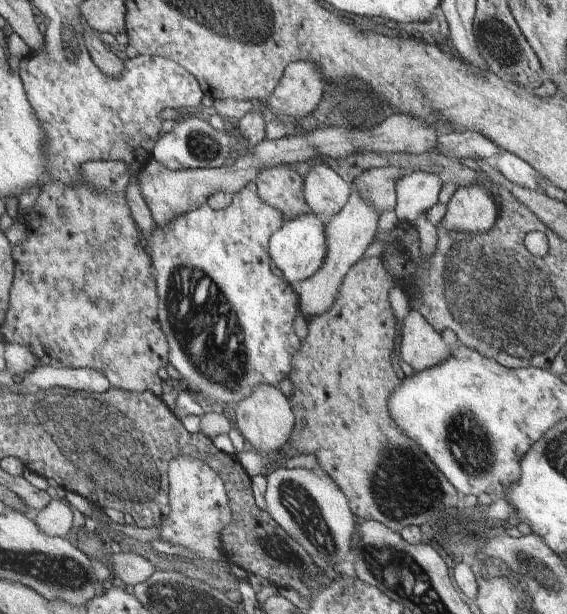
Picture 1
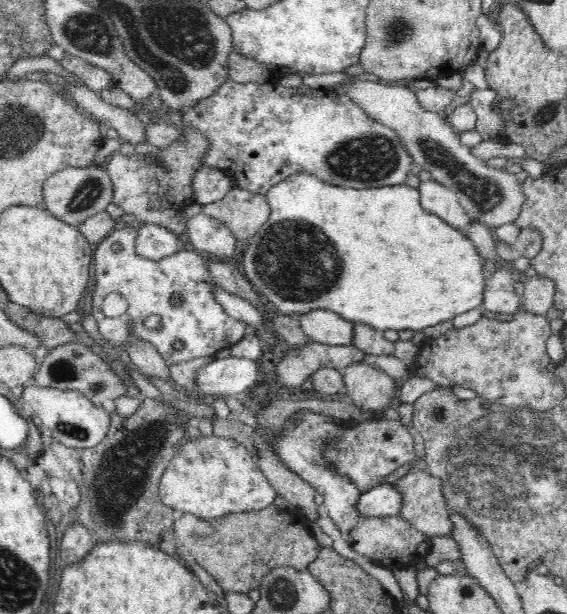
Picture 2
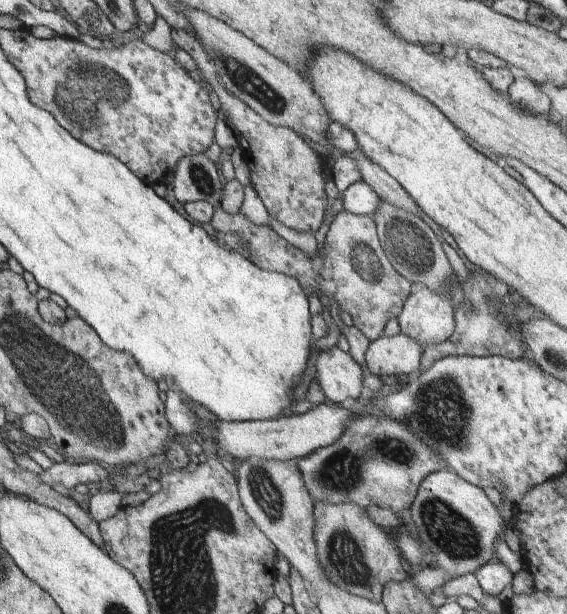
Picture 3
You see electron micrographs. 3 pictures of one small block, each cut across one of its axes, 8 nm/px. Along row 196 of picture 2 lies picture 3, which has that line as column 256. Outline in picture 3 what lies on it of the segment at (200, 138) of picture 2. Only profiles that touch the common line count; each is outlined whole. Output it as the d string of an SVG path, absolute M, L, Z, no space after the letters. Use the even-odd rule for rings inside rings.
M173 28L170 37L175 46L183 49L196 63L202 76L216 91L220 99L220 112L224 116L224 122L234 131L237 142L244 154L245 162L251 172L251 184L253 189L262 199L268 214L297 231L314 234L324 218L324 206L326 206L326 194L324 194L324 182L326 182L326 168L320 160L320 156L306 146L302 138L296 136L294 130L280 125L273 125L264 120L255 109L250 108L240 97L229 93L221 84L215 71L215 64L202 48L200 42L184 29Z

